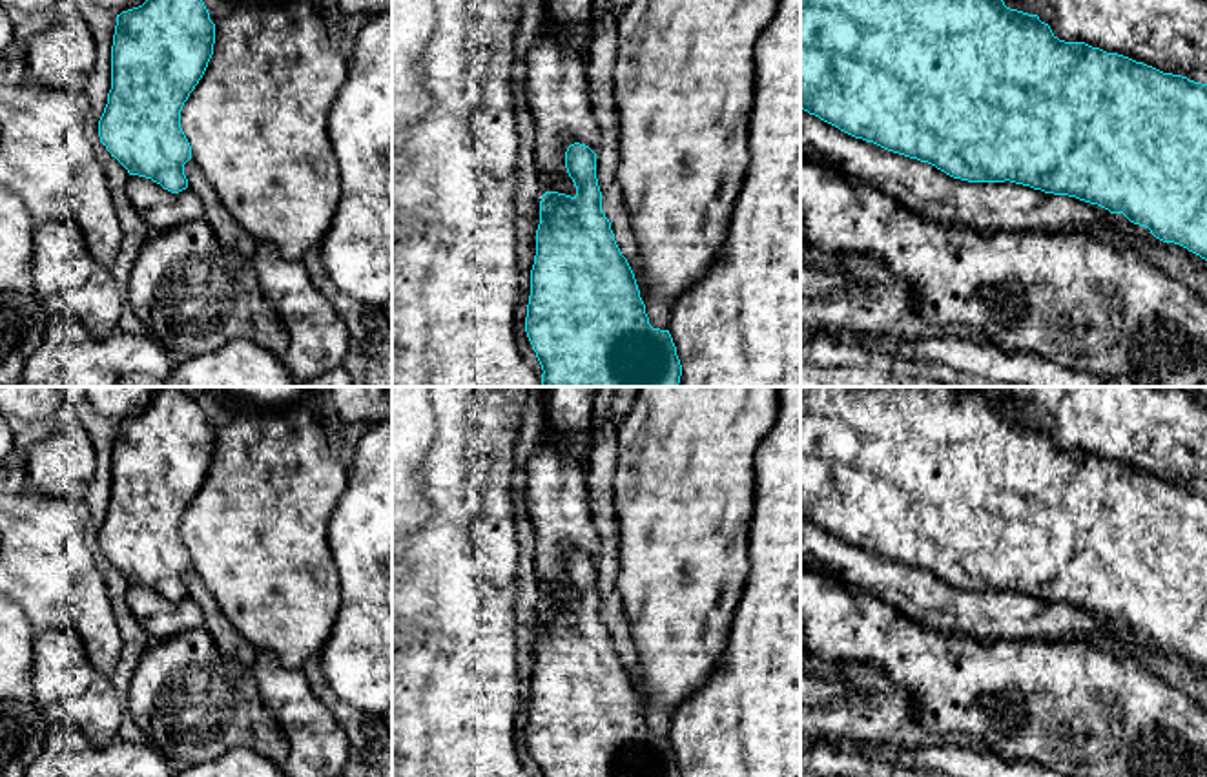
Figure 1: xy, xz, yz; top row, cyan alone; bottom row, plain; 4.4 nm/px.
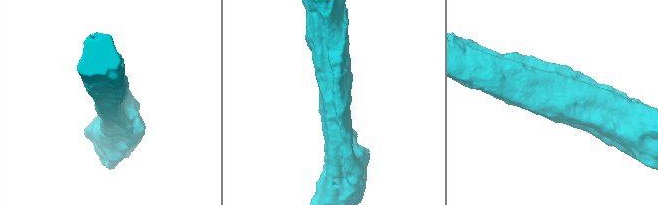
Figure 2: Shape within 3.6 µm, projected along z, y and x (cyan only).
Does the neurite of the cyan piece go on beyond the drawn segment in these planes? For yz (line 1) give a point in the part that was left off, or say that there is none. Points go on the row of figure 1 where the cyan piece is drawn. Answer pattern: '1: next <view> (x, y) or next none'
1: next none

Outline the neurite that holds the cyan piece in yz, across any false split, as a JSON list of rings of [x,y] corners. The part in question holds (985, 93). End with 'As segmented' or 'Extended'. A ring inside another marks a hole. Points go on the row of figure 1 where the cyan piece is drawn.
[[[800,0],[800,109],[855,139],[928,162],[954,179],[1010,181],[1123,213],[1130,223],[1149,228],[1156,239],[1180,244],[1207,261],[1207,84],[1085,42],[1059,40],[1037,15],[1010,9],[1003,0]]]. As segmented

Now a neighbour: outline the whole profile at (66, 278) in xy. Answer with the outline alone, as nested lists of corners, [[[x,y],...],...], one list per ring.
[[[66,219],[38,221],[33,230],[31,290],[0,290],[0,385],[16,387],[22,381],[26,363],[42,345],[49,317],[40,306],[53,314],[77,321],[95,339],[104,339],[119,330],[122,310],[128,306],[126,295],[119,290],[109,268],[100,264],[88,250],[78,226]]]

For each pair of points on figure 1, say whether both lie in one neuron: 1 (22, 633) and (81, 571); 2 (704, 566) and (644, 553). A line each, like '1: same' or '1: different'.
1: different
2: same

